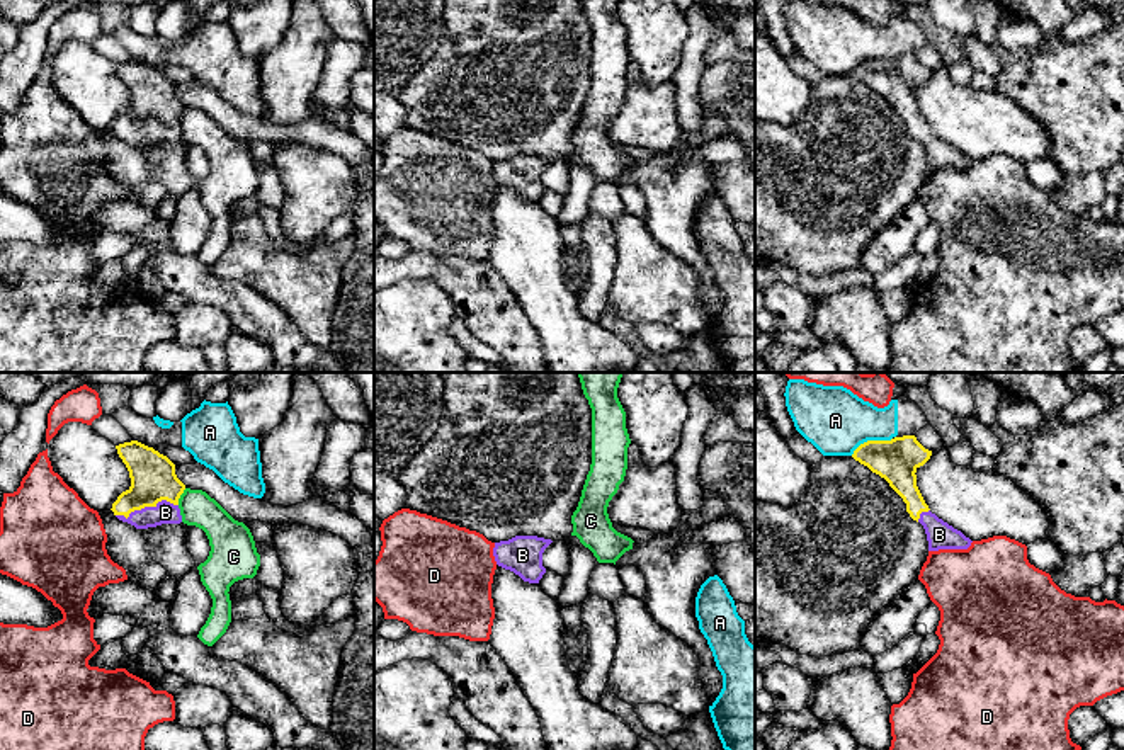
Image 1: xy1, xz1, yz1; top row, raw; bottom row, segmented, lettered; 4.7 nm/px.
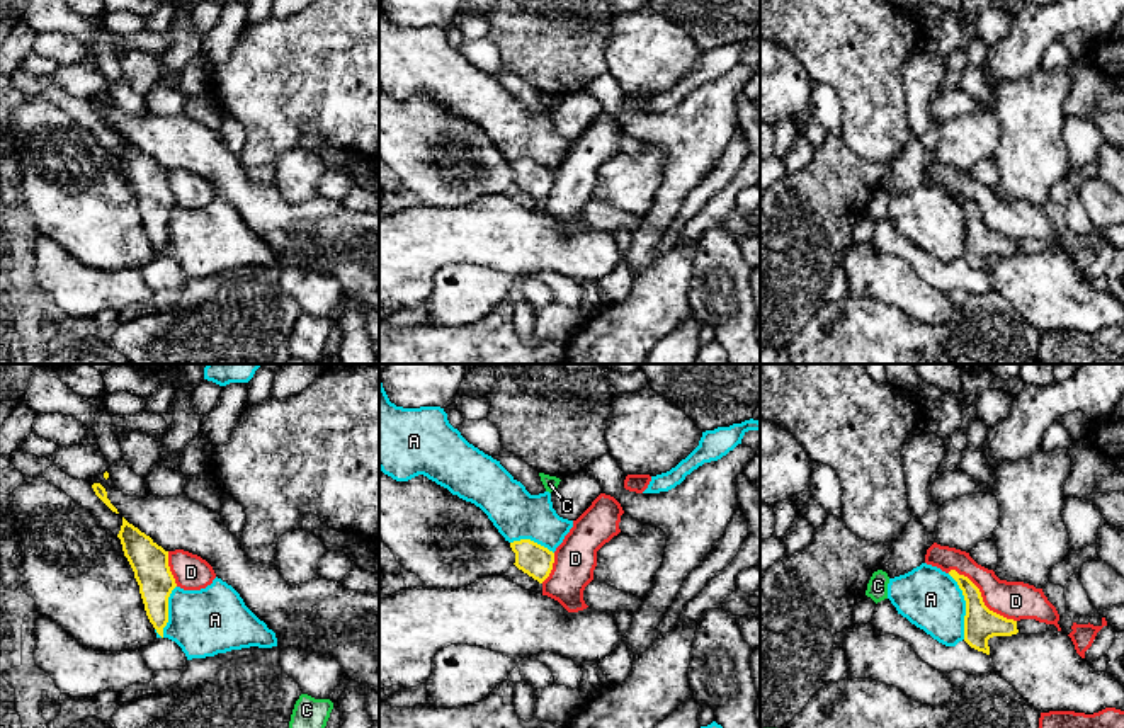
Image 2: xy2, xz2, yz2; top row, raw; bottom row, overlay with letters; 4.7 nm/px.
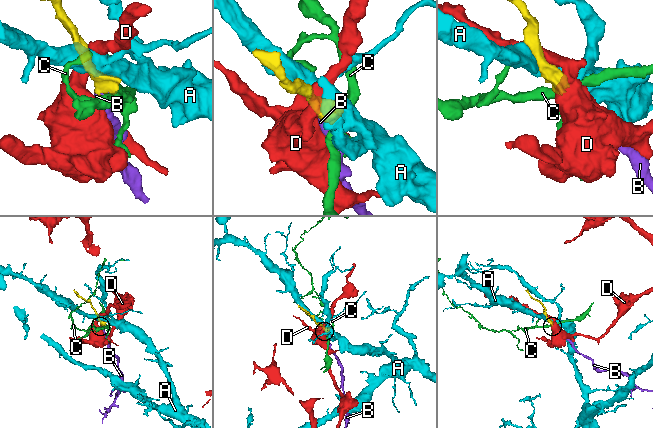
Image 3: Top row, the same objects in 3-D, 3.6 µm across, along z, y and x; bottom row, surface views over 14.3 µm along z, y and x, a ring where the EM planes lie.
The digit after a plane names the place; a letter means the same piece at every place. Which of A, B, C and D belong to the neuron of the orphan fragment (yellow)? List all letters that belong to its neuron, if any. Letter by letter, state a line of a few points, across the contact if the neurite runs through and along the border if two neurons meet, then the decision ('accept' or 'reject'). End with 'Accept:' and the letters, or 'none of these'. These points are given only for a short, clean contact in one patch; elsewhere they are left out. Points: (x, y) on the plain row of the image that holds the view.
A: reject
B: line xy1 (153, 97), (153, 116), (147, 124), (158, 124), (165, 131); accept
C: line xy1 (186, 107), (177, 123); reject
D: line yz2 (948, 191), (963, 193), (990, 228), (1016, 240); reject
Accept: B

